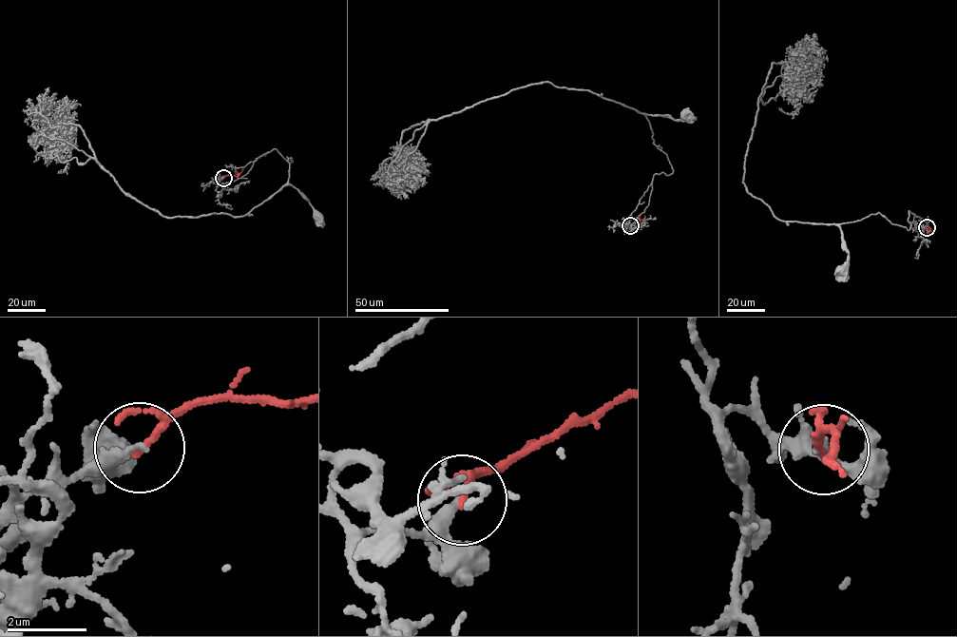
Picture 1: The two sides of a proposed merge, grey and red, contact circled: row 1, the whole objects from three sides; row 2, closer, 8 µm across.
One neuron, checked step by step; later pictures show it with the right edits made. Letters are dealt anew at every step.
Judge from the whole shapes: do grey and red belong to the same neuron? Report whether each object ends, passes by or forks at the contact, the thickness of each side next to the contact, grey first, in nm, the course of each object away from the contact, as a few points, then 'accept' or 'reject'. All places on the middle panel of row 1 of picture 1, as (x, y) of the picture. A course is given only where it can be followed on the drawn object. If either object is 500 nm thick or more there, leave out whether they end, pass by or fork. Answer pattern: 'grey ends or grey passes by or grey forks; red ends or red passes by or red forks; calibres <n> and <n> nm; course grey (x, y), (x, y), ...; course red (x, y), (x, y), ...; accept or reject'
grey ends; red passes by; calibres 280 and 130 nm; course grey (630, 225), (620, 223), (635, 210), (655, 174), (673, 170), (654, 143), (645, 115), (674, 120), (686, 114); course red (630, 225), (643, 221), (640, 221), (640, 218); reject

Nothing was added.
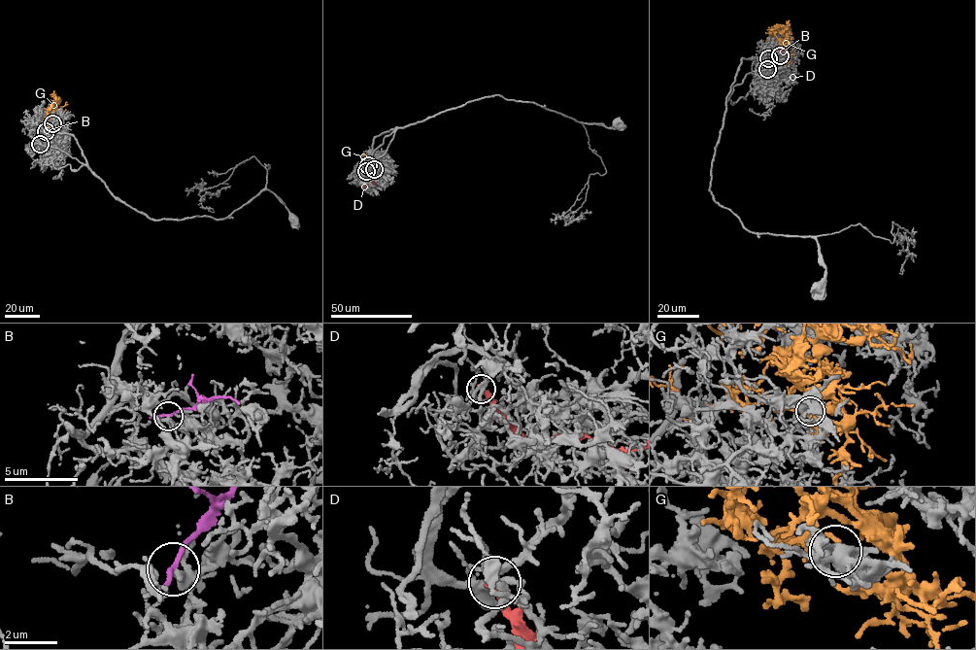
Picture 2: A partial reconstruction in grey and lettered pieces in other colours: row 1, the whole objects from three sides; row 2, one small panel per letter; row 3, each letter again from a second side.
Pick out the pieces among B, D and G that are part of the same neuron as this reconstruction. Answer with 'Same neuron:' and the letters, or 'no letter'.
Same neuron: G

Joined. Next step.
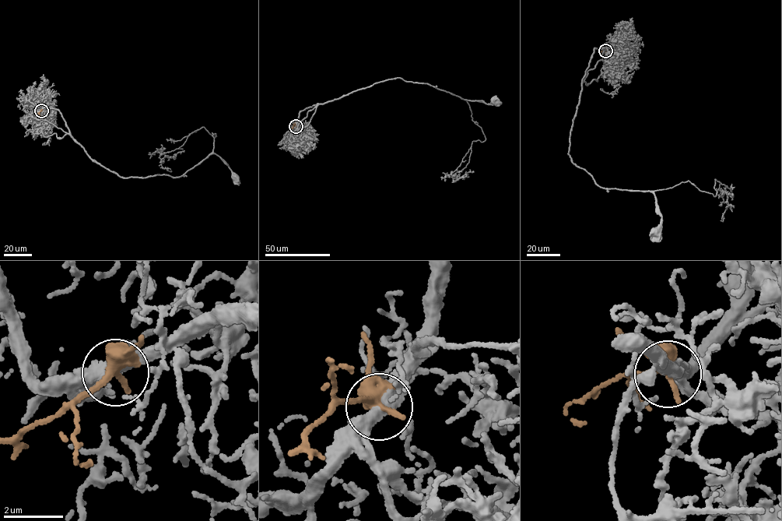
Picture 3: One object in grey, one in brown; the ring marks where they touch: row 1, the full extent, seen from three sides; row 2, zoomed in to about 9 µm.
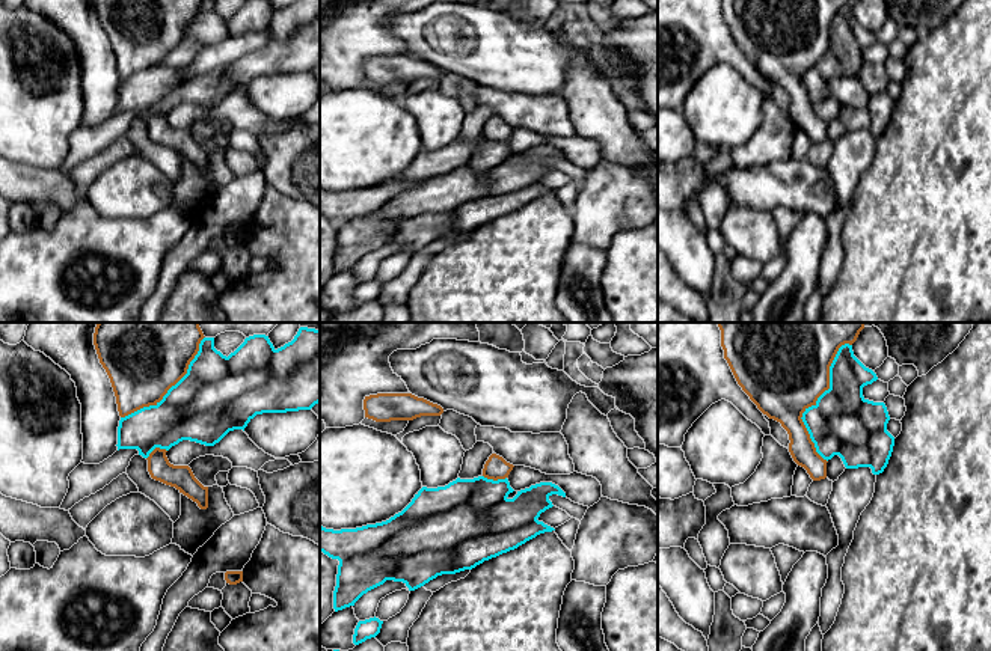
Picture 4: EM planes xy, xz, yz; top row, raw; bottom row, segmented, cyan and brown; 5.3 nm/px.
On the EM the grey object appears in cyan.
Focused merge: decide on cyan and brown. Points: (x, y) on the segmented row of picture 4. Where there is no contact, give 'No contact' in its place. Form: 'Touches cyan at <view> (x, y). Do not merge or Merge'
Touches cyan at yz (816, 401). Do not merge

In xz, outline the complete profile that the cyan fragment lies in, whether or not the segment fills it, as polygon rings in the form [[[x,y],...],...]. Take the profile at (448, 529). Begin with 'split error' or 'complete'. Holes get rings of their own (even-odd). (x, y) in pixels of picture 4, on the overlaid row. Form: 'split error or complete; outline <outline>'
complete; outline [[[457,478],[445,487],[422,487],[401,512],[386,521],[341,530],[320,526],[320,552],[339,561],[335,612],[354,606],[364,594],[386,580],[403,582],[409,591],[415,591],[437,576],[472,570],[540,533],[555,530],[537,518],[554,506],[549,500],[552,494],[566,497],[558,485],[540,482],[510,499],[513,491],[507,478]]]

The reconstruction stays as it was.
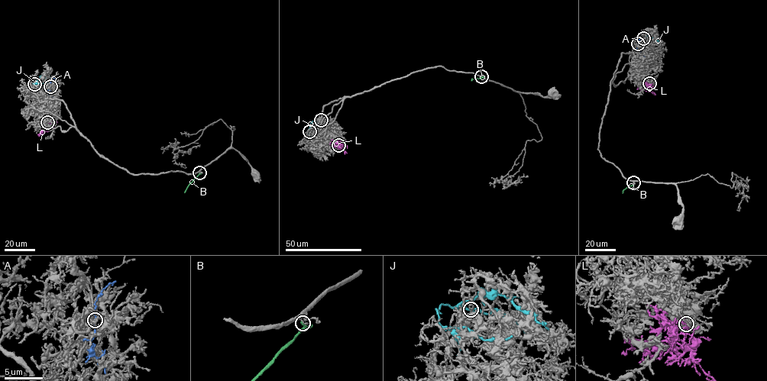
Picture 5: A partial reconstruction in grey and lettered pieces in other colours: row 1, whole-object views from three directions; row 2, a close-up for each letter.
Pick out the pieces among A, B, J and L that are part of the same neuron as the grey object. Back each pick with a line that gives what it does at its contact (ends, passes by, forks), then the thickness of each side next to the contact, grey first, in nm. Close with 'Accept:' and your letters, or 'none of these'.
L: It forks there. Thickness 180 nm (grey) against 160 nm
Accept: L

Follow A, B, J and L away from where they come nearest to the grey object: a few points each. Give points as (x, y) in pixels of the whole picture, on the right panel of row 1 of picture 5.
A: (638, 43), (638, 53), (645, 56)
B: (633, 182), (622, 192)
J: (643, 38), (637, 38), (646, 43), (652, 43)
L: (649, 83), (642, 88), (655, 94)

